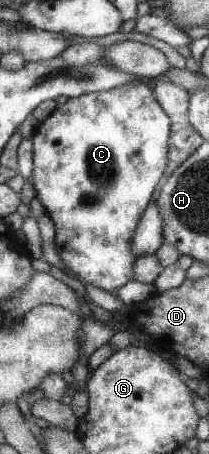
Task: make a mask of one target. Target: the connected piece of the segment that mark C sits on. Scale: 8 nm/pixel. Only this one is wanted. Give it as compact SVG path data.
M139 79L132 84L124 84L110 90L102 90L102 92L94 92L84 94L79 97L67 99L65 103L59 103L50 115L37 126L32 135L34 148L34 170L32 170L32 178L30 180L35 189L37 198L45 207L46 214L54 222L56 234L55 245L62 258L65 270L83 284L90 284L109 292L111 295L118 297L117 290L122 286L126 286L130 281L134 280L134 264L138 258L132 252L132 244L134 244L134 235L136 234L138 225L141 223L142 215L153 202L160 189L162 178L168 169L169 160L169 140L172 132L172 120L166 109L158 102L154 94L151 82Z

